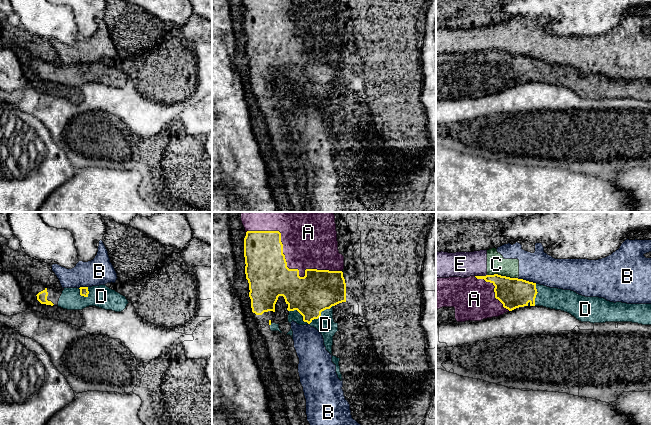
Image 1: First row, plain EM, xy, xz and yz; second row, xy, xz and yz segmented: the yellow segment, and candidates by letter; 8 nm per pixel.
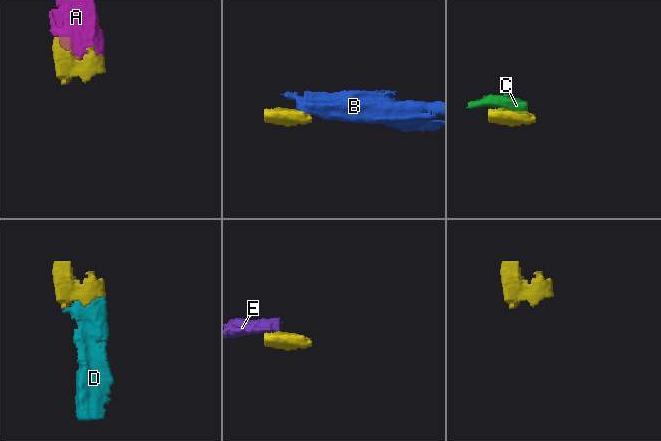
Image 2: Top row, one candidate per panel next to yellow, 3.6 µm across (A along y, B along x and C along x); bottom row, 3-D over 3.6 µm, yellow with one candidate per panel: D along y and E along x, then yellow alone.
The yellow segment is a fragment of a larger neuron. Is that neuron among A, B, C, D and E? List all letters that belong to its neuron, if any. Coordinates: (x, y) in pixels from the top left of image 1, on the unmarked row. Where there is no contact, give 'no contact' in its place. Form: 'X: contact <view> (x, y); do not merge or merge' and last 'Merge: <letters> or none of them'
A: contact xz (286, 40); merge
B: contact yz (527, 57); do not merge
C: contact yz (502, 52); do not merge
D: contact xz (310, 98); merge
E: contact yz (480, 52); do not merge
Merge: A, D

